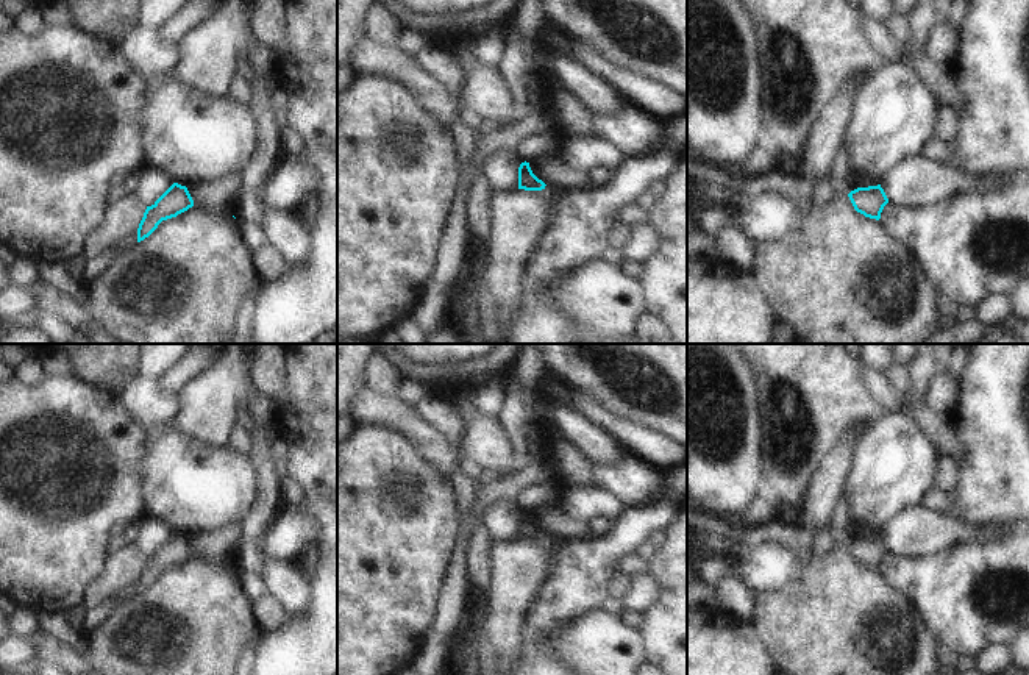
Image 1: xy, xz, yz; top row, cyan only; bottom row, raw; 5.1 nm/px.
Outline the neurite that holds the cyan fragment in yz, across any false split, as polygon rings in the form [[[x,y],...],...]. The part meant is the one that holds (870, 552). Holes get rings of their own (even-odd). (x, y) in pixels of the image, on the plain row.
[[[881,534],[857,538],[851,541],[848,547],[857,562],[876,570],[881,569],[881,562],[884,556],[888,553],[888,548]]]

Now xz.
[[[522,512],[518,517],[518,539],[525,539],[525,541],[542,541],[545,539],[545,533],[542,530],[539,530],[531,517],[529,512]]]

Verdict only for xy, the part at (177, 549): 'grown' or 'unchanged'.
unchanged

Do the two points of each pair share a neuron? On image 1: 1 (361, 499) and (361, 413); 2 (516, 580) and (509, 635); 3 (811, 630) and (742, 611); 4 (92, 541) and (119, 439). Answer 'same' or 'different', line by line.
1: different
2: same
3: different
4: same

